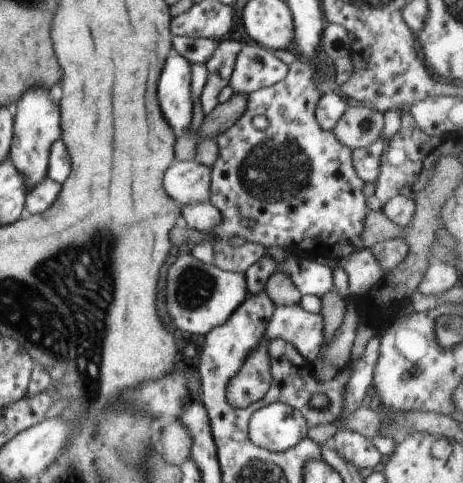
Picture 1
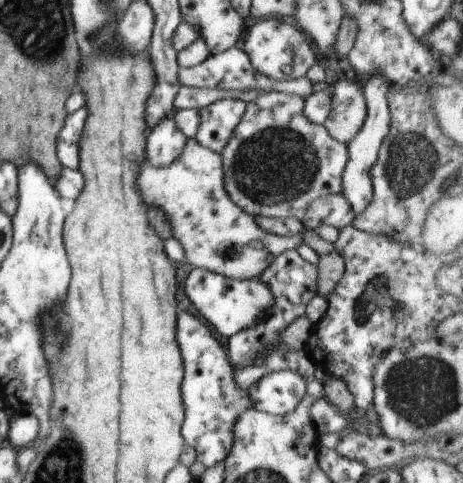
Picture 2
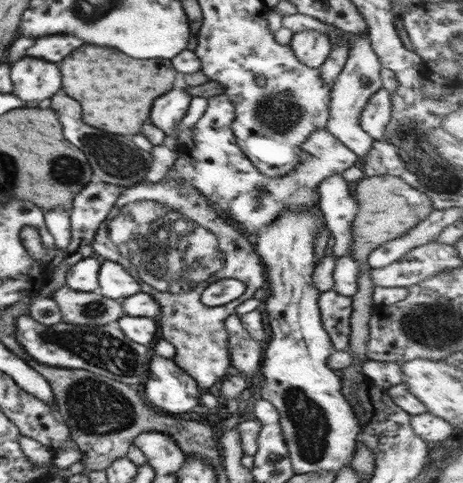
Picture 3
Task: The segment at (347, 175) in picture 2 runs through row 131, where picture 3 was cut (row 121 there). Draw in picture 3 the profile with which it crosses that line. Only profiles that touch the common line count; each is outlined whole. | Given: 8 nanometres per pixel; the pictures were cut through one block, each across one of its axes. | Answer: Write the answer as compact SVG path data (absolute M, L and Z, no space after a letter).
M384 88L375 92L366 106L360 112L360 127L364 129L373 140L384 136L386 124L391 118L391 96L392 93Z

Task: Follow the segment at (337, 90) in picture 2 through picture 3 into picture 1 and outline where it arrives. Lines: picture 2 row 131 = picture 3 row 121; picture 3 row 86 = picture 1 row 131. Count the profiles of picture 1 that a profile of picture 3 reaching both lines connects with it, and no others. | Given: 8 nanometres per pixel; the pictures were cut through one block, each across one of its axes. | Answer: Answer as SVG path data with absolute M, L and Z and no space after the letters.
M368 104L347 105L342 118L331 130L334 136L348 148L364 149L382 135L384 117Z

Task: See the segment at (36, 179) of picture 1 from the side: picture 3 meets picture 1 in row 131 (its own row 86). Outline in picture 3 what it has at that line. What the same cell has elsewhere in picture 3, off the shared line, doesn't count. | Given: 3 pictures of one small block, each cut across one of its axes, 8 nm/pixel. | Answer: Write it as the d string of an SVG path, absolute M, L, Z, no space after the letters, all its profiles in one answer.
M24 55L11 66L14 95L30 106L40 106L41 102L52 98L60 86L60 68L44 59Z

